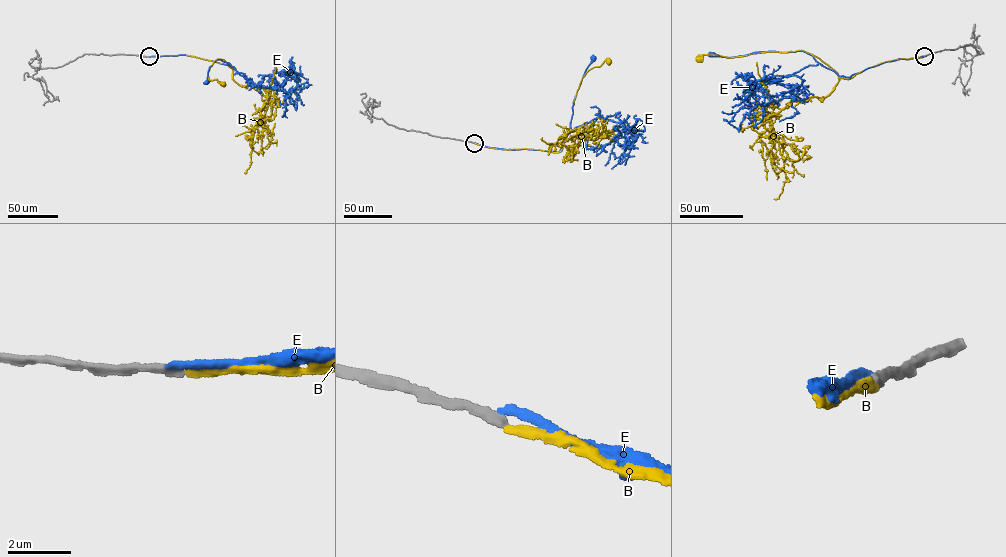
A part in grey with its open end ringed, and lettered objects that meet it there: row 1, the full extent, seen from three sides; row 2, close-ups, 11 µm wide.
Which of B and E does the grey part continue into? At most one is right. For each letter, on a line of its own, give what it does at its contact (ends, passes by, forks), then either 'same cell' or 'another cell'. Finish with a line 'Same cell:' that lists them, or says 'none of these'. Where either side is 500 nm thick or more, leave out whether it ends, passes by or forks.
B: it ends there; same cell
E: it ends there; another cell
Same cell: B

